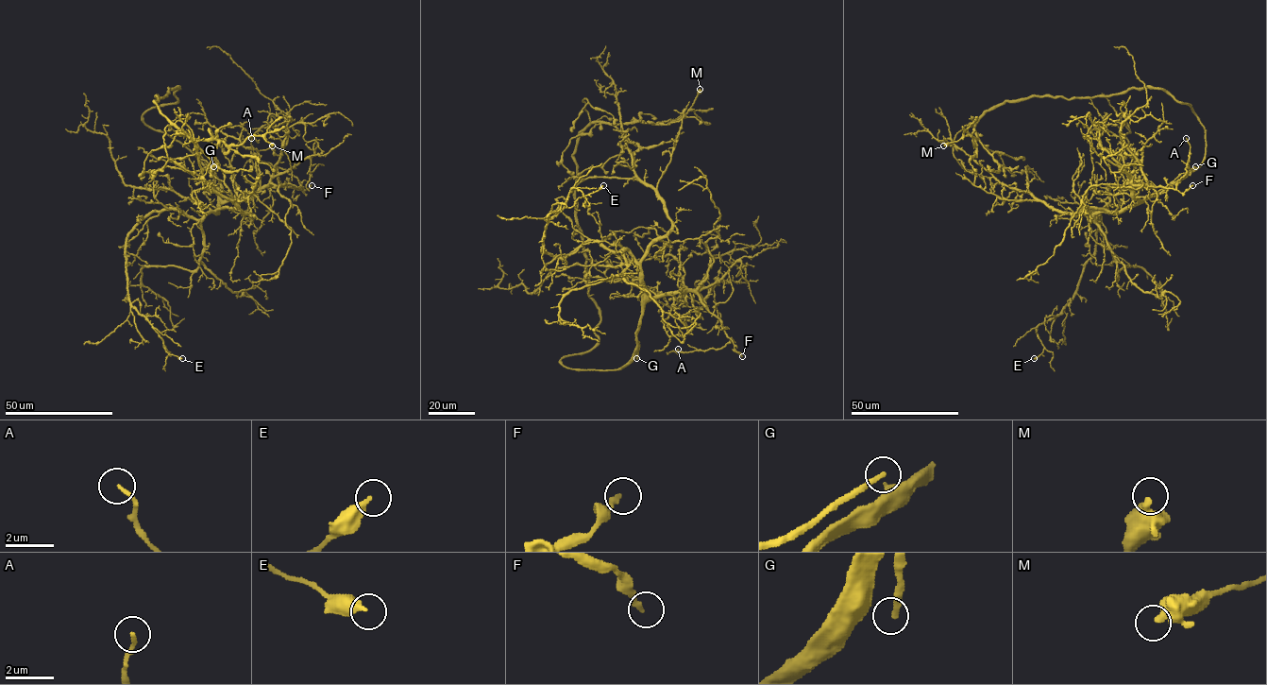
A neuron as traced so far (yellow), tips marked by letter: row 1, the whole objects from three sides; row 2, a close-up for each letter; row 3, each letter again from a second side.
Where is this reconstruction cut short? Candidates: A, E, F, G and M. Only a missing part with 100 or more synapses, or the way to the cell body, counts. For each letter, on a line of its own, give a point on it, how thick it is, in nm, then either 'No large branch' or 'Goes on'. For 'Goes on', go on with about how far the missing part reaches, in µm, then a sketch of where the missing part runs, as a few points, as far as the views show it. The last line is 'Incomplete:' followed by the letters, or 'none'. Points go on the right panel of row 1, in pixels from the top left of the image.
A: Place: (1186, 138). Thickness 140 nm. No large branch
E: Place: (1034, 358). Thickness 360 nm. No large branch
F: Place: (1192, 185). Thickness 220 nm. No large branch
G: Place: (1195, 166). Thickness 240 nm. Goes on. Missing length about 50 µm. Course of what is missing: (1195, 166), (1204, 162), (1207, 147), (1211, 158), (1220, 163), (1224, 173), (1223, 179), (1227, 177), (1228, 180)
M: Place: (943, 145). Thickness 400 nm. No large branch
Incomplete: G

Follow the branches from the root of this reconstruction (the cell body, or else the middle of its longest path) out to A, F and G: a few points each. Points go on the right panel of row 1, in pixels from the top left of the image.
A: (1205, 136), (1205, 159), (1196, 169), (1142, 200), (1135, 198), (1134, 186), (1176, 188), (1189, 162), (1186, 138)
F: (1205, 136), (1205, 159), (1196, 169), (1142, 200), (1133, 196), (1134, 186), (1163, 186), (1184, 193), (1192, 185)
G: (1205, 136), (1203, 162), (1174, 181), (1195, 166)

